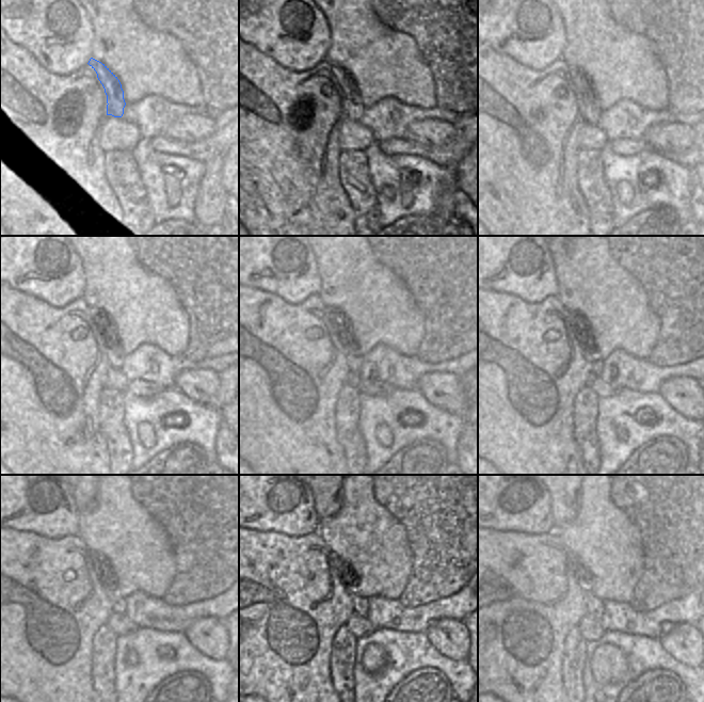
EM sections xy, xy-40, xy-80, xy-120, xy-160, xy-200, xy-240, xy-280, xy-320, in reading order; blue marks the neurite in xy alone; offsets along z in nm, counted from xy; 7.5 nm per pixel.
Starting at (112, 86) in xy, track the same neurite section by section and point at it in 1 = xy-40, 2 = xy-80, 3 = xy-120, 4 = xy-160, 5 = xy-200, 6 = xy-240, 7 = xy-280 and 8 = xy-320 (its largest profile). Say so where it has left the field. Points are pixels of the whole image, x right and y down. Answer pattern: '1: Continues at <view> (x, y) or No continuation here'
1: Continues at xy-40 (353, 107)
2: Continues at xy-80 (591, 110)
3: Continues at xy-120 (112, 345)
4: Continues at xy-160 (354, 360)
5: Continues at xy-200 (596, 366)
6: Continues at xy-240 (118, 604)
7: Continues at xy-280 (358, 604)
8: Continues at xy-320 (594, 606).

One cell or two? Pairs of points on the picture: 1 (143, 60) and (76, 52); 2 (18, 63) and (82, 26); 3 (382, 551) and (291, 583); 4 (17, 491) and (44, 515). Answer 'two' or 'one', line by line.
1: two
2: two
3: two
4: one

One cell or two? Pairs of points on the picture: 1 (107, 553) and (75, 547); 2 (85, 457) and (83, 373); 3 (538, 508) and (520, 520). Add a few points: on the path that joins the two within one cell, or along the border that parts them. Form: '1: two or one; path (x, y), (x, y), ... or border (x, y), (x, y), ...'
1: two; border (77, 535), (98, 558)
2: one; path (86, 436), (89, 394)
3: one; path (533, 508), (524, 515)

